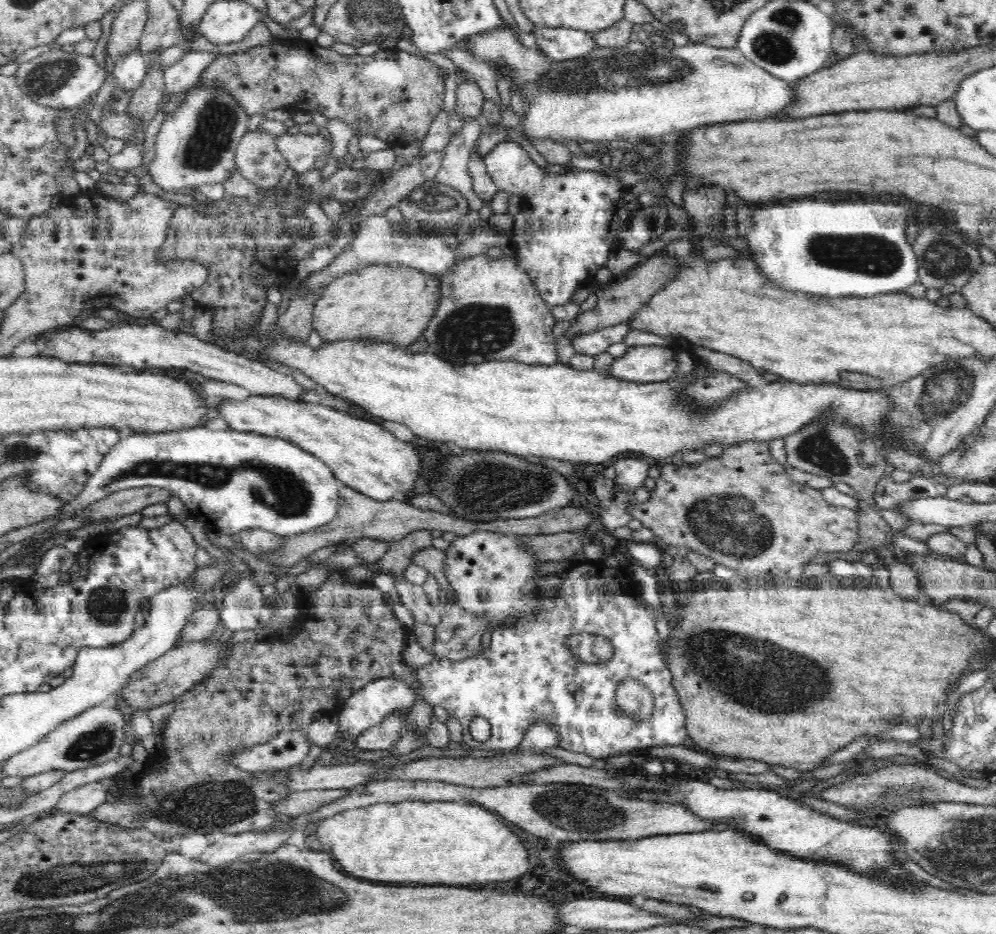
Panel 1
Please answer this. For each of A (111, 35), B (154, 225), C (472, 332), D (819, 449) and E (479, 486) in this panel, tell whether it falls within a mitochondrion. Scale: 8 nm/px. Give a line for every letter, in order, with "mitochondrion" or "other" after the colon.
A: other
B: other
C: mitochondrion
D: mitochondrion
E: mitochondrion

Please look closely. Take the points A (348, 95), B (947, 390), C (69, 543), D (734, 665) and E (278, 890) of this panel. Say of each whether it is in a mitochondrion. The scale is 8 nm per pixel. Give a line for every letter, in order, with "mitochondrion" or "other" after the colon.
A: other
B: mitochondrion
C: other
D: mitochondrion
E: mitochondrion

